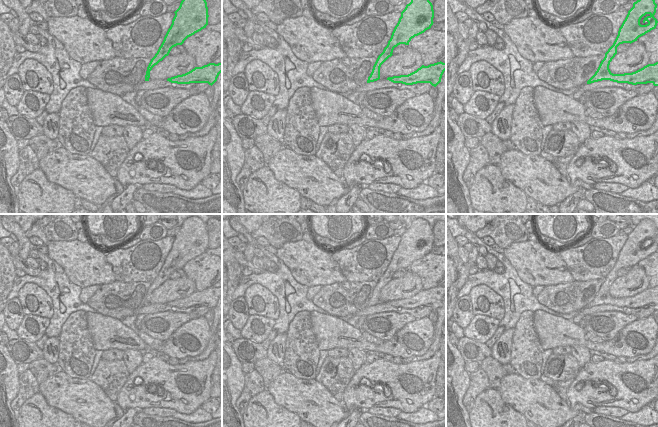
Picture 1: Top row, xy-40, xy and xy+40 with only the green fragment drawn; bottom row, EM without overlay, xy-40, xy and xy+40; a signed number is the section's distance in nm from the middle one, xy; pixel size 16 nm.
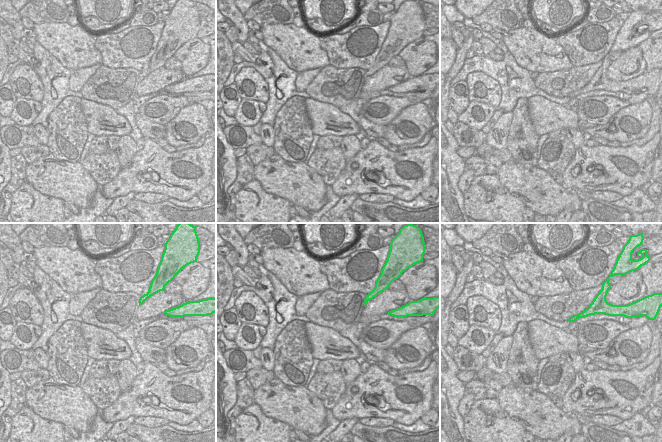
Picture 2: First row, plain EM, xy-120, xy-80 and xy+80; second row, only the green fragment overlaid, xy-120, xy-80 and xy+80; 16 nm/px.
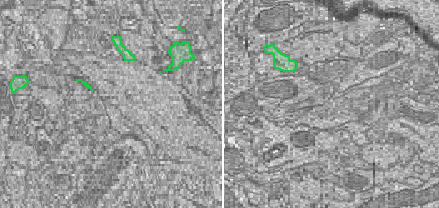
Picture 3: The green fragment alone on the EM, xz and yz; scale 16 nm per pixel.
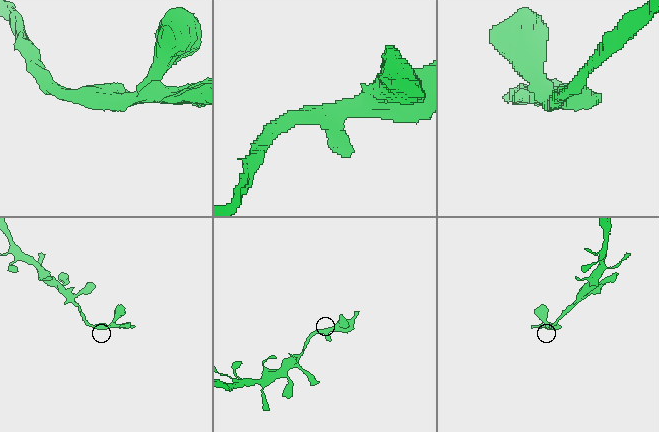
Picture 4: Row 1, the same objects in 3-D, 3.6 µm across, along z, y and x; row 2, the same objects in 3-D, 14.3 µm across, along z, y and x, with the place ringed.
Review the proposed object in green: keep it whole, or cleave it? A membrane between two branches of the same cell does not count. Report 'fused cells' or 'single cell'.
single cell

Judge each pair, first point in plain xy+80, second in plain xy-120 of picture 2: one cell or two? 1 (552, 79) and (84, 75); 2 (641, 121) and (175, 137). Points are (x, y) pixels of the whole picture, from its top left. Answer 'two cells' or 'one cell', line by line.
1: two cells
2: one cell

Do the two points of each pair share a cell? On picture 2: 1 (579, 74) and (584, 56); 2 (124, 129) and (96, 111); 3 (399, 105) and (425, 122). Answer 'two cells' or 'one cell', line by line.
1: two cells
2: one cell
3: two cells

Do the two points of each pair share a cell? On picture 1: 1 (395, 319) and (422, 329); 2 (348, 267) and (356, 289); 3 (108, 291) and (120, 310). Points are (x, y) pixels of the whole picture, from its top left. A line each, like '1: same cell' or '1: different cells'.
1: different cells
2: different cells
3: same cell

